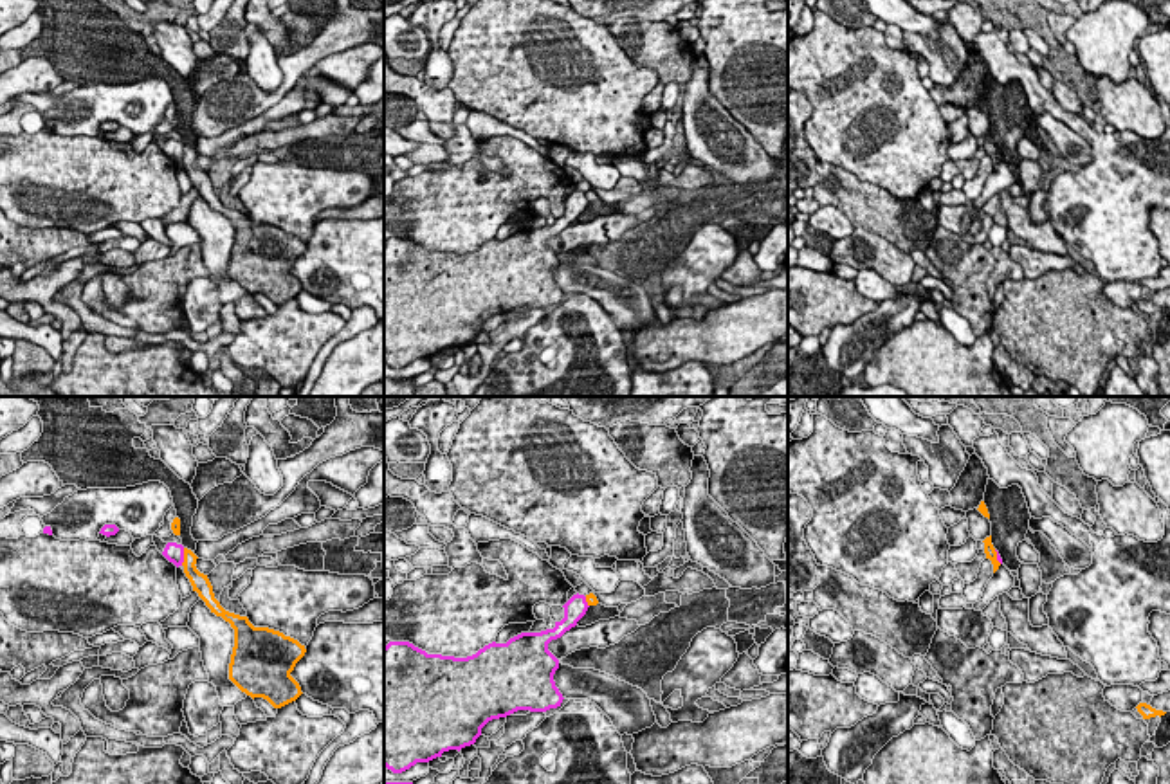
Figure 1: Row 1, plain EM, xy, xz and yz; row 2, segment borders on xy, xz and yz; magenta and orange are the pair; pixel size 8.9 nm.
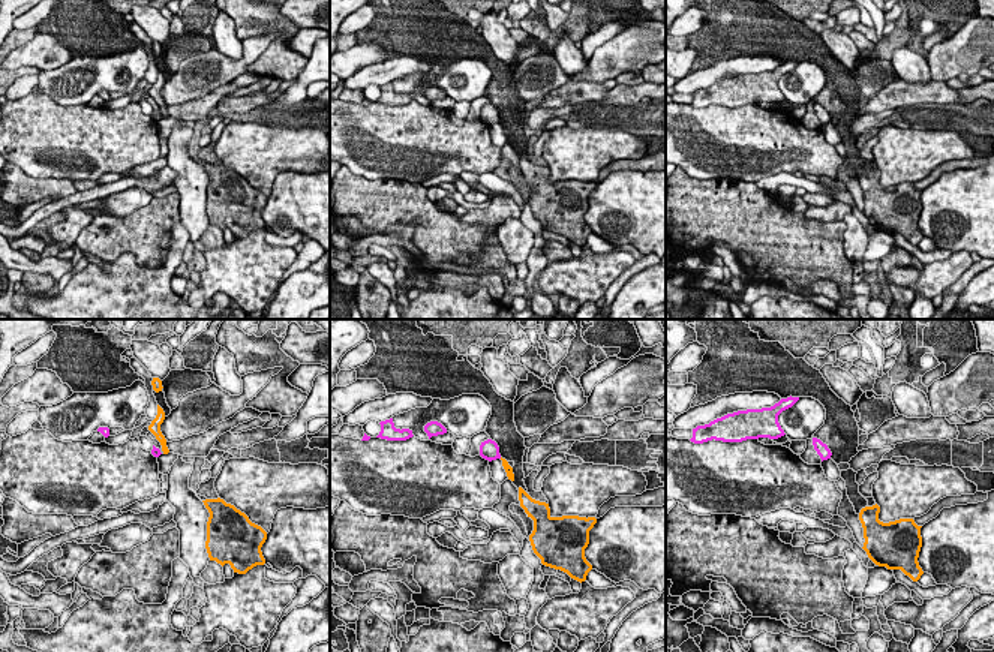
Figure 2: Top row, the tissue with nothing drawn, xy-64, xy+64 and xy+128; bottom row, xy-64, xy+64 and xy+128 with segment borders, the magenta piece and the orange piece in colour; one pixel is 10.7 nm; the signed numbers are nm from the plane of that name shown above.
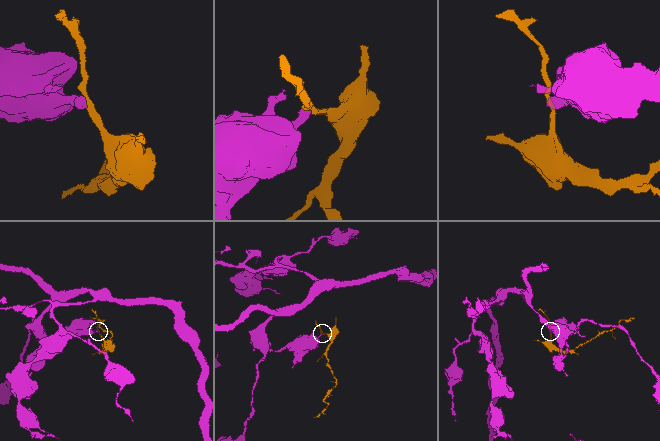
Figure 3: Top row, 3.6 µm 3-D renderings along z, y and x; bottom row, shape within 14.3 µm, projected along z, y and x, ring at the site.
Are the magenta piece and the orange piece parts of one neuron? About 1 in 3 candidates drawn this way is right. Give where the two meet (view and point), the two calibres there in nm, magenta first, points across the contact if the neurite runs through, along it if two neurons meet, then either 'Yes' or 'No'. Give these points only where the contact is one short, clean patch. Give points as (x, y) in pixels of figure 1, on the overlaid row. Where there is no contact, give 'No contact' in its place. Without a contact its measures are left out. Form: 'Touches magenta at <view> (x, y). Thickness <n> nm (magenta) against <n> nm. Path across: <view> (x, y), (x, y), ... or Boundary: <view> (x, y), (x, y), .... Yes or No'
Touches magenta at xy (182, 557). Thickness 170 nm (magenta) against 140 nm. Boundary: xy (184, 548), (181, 565). No

